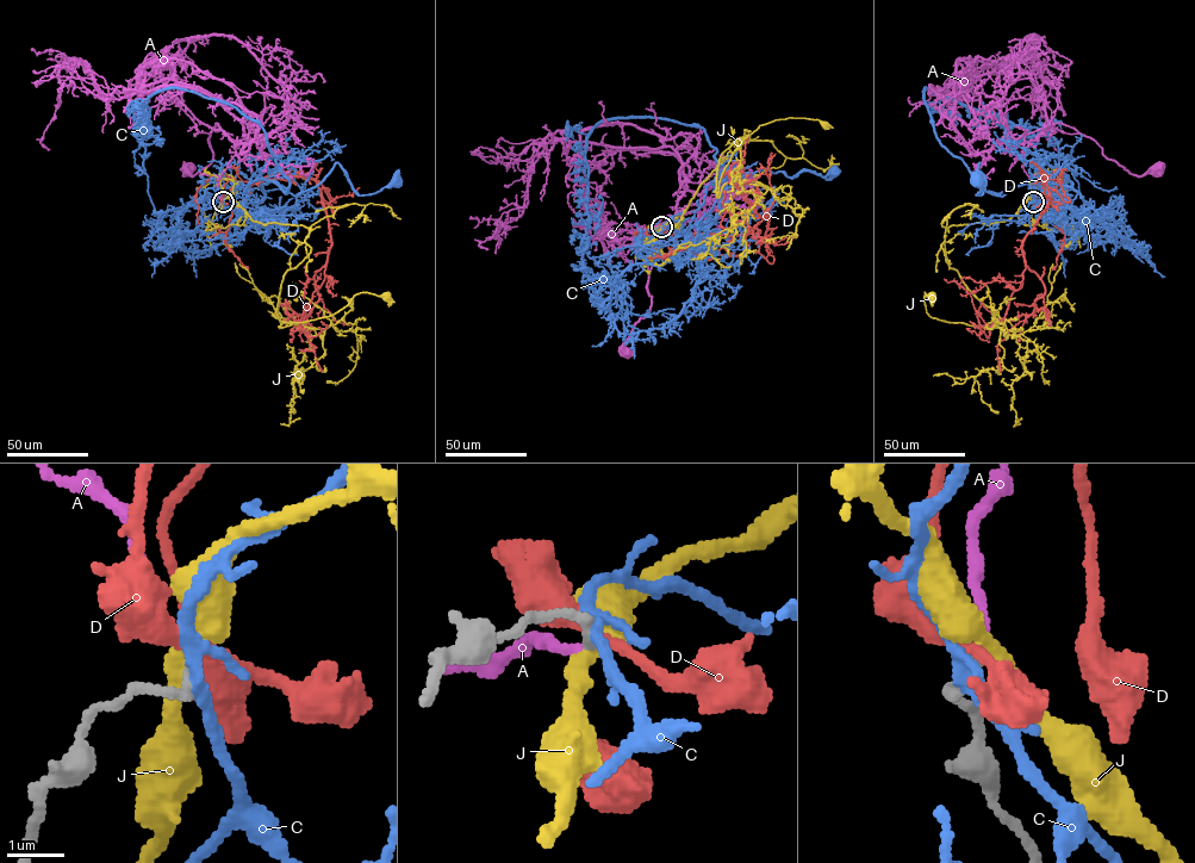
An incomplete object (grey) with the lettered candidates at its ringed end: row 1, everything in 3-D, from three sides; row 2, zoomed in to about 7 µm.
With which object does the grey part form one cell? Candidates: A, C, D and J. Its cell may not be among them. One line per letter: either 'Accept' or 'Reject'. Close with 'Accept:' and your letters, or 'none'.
A: Accept
C: Reject
D: Reject
J: Reject
Accept: A

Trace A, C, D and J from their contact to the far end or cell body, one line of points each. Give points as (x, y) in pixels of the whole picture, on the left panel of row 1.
A: (223, 202), (218, 179), (236, 154), (236, 143), (217, 123), (209, 137), (211, 162), (193, 175), (187, 166)
C: (223, 203), (236, 185), (255, 180), (274, 180), (298, 196), (315, 187), (336, 162), (359, 194), (396, 184)
D: (223, 203), (230, 179), (305, 175), (335, 202), (329, 190), (324, 280), (298, 326), (310, 279)
J: (223, 202), (310, 230), (279, 327), (386, 295)

